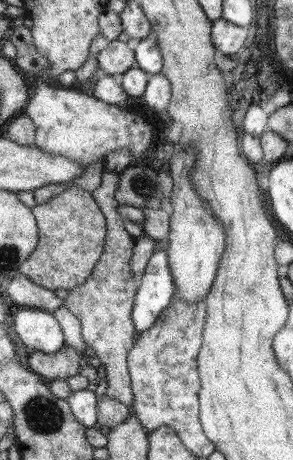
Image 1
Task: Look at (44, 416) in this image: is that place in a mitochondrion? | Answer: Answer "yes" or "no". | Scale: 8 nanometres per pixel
yes

